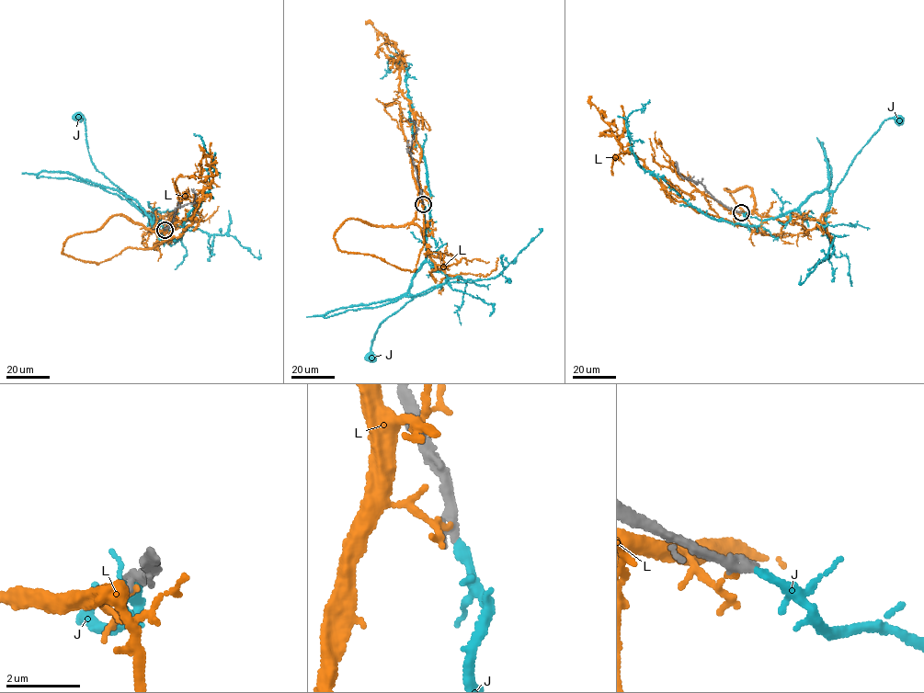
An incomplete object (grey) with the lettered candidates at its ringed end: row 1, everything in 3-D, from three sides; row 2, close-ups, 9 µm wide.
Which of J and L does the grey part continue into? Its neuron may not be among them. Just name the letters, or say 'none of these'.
J

